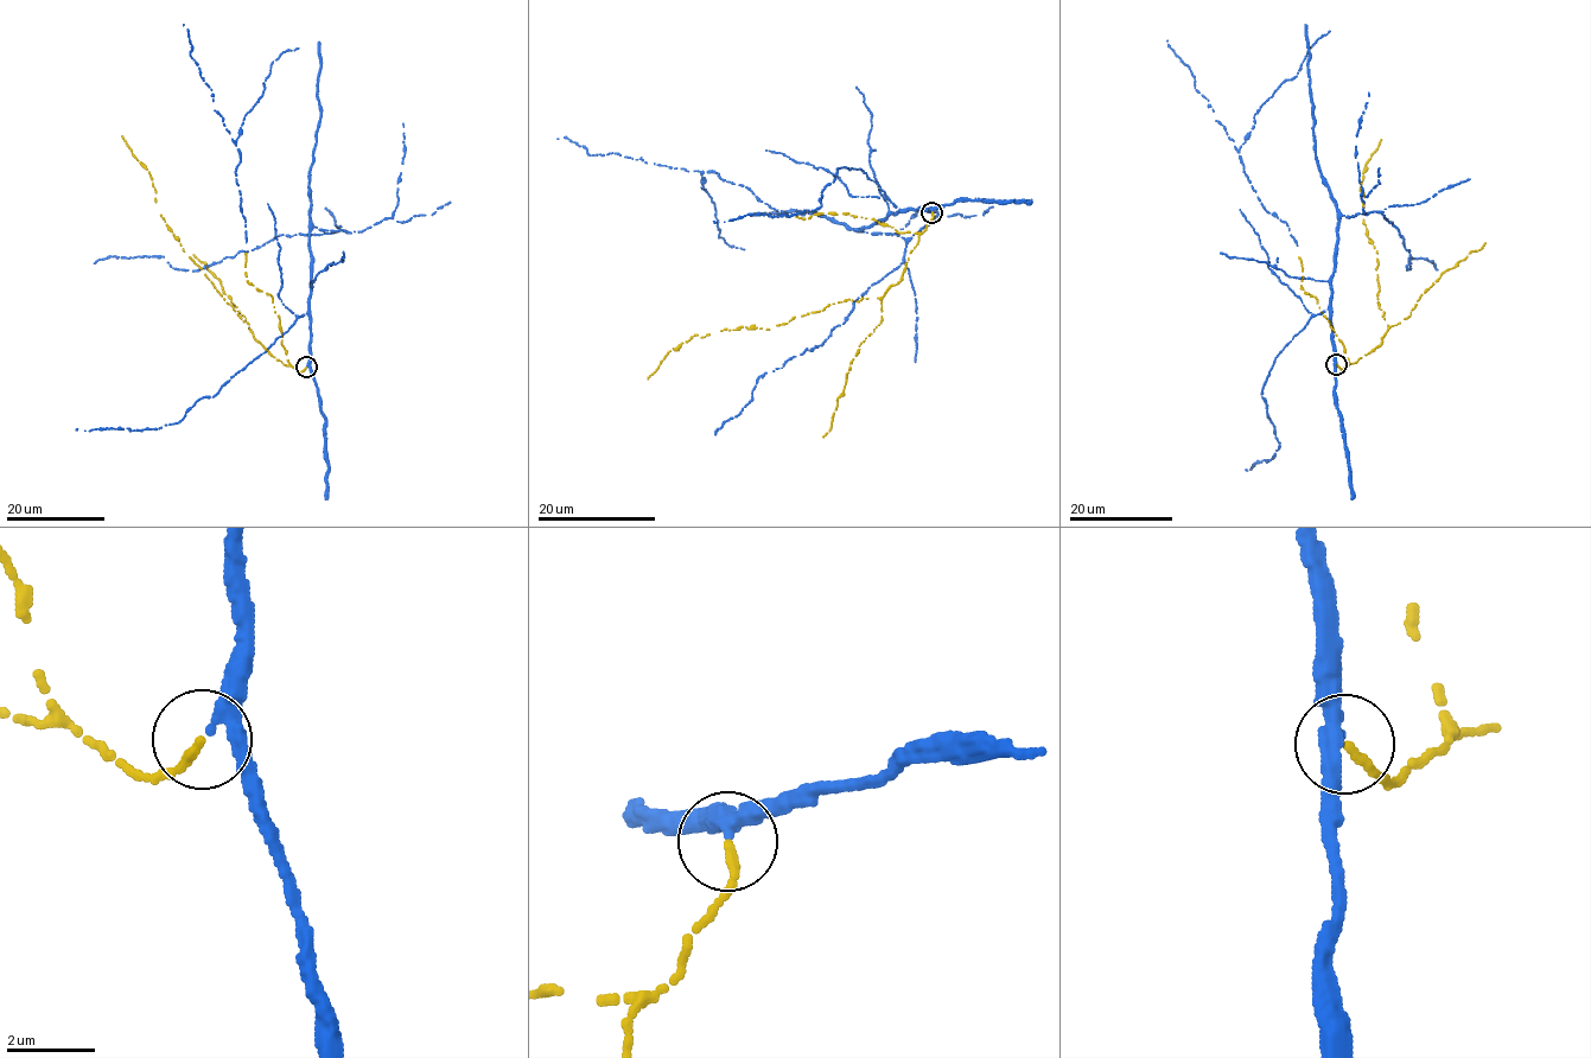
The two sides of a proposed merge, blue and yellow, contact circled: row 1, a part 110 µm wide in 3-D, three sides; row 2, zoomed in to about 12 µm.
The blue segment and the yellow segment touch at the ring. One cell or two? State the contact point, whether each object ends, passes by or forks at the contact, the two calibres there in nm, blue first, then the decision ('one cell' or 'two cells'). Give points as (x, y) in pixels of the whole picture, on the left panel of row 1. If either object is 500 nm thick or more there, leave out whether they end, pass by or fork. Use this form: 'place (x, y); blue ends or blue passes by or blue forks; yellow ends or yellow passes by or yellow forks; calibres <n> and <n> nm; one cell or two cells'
place (306, 367); blue passes by; yellow ends; calibres 280 and 220 nm; one cell

